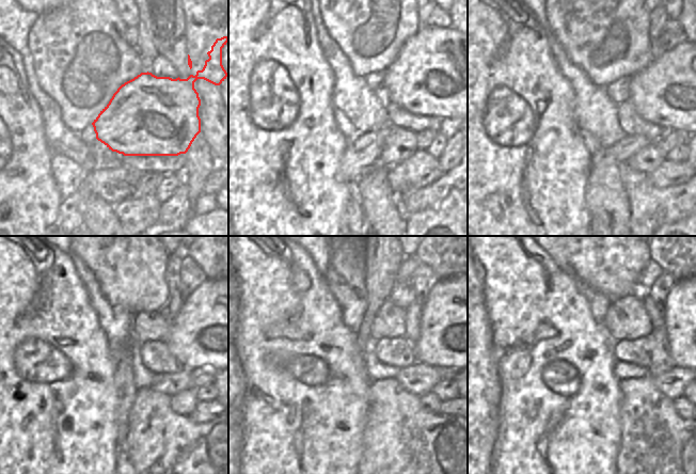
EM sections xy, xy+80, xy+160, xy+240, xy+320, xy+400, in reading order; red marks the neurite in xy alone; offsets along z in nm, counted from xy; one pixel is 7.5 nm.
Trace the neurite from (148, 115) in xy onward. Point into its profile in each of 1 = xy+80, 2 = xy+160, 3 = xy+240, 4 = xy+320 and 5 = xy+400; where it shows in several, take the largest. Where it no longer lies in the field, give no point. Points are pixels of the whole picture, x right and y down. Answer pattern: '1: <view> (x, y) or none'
1: xy+80 (445, 83)
2: xy+160 (684, 90)
3: xy+240 (206, 332)
4: xy+320 (445, 341)
5: xy+400 (684, 311)

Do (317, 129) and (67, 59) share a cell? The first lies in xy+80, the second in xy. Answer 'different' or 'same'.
same

